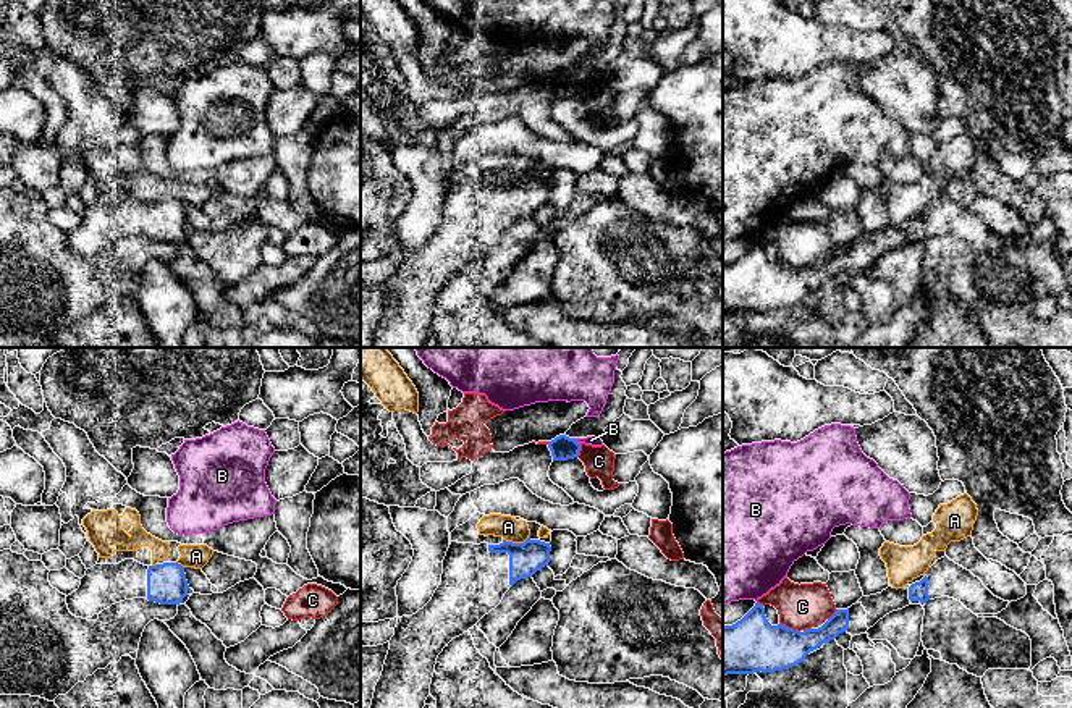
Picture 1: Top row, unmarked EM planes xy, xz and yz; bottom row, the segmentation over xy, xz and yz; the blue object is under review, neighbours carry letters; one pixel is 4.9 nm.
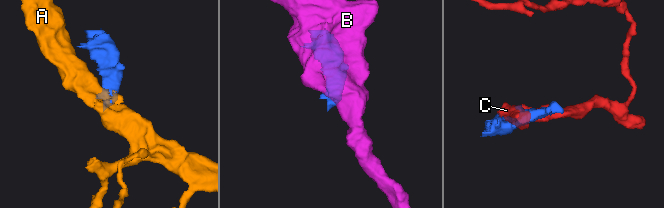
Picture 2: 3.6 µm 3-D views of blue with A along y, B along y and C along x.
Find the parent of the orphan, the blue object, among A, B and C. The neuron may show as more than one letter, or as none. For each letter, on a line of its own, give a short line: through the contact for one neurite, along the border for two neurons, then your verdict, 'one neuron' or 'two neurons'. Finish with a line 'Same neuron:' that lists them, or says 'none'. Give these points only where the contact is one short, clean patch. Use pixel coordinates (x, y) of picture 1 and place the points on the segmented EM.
A: two neurons
B: line xz (573, 438), (579, 443); two neurons
C: two neurons
Same neuron: none

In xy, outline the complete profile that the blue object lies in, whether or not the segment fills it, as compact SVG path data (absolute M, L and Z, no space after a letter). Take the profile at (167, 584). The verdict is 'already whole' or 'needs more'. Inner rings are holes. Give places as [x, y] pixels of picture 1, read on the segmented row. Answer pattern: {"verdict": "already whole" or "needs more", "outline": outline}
{"verdict": "needs more", "outline": "M125 559L87 569L79 588L66 596L66 605L73 616L86 619L133 598L179 606L188 588L184 567L178 563L144 566Z"}

